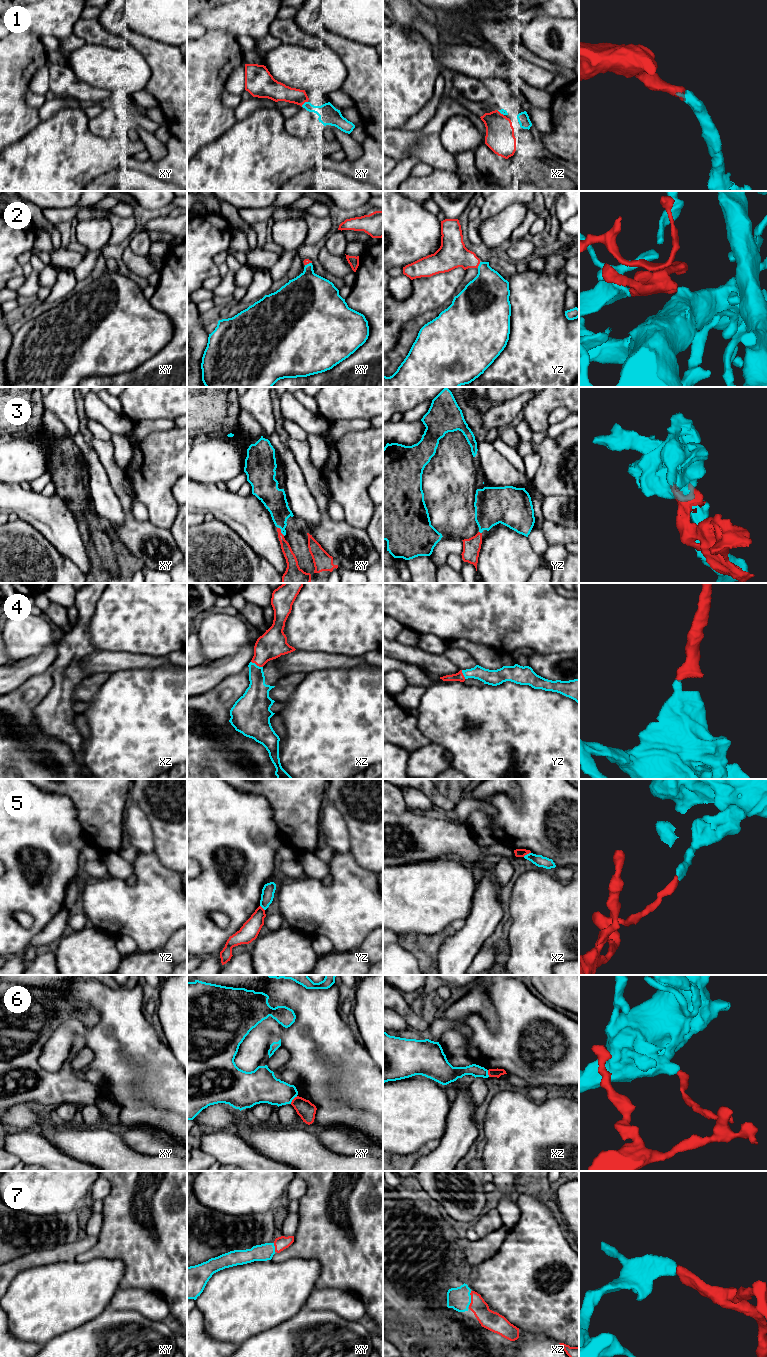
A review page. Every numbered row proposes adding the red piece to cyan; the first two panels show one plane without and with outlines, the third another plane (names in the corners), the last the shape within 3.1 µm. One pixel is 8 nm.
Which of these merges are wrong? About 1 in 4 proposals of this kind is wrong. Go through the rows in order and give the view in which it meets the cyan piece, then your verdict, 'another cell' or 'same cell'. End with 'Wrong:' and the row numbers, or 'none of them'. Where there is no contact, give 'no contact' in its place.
1: meets cyan in xy; same cell
2: meets cyan in yz; same cell
3: meets cyan in xy; same cell
4: meets cyan in xz; same cell
5: meets cyan in xz; another cell
6: meets cyan in xy; another cell
7: meets cyan in xz; same cell
Wrong: 5, 6

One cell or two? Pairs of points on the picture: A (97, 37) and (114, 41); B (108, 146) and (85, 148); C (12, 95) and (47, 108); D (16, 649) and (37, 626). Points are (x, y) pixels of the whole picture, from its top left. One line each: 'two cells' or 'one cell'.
A: one cell
B: one cell
C: two cells
D: one cell

